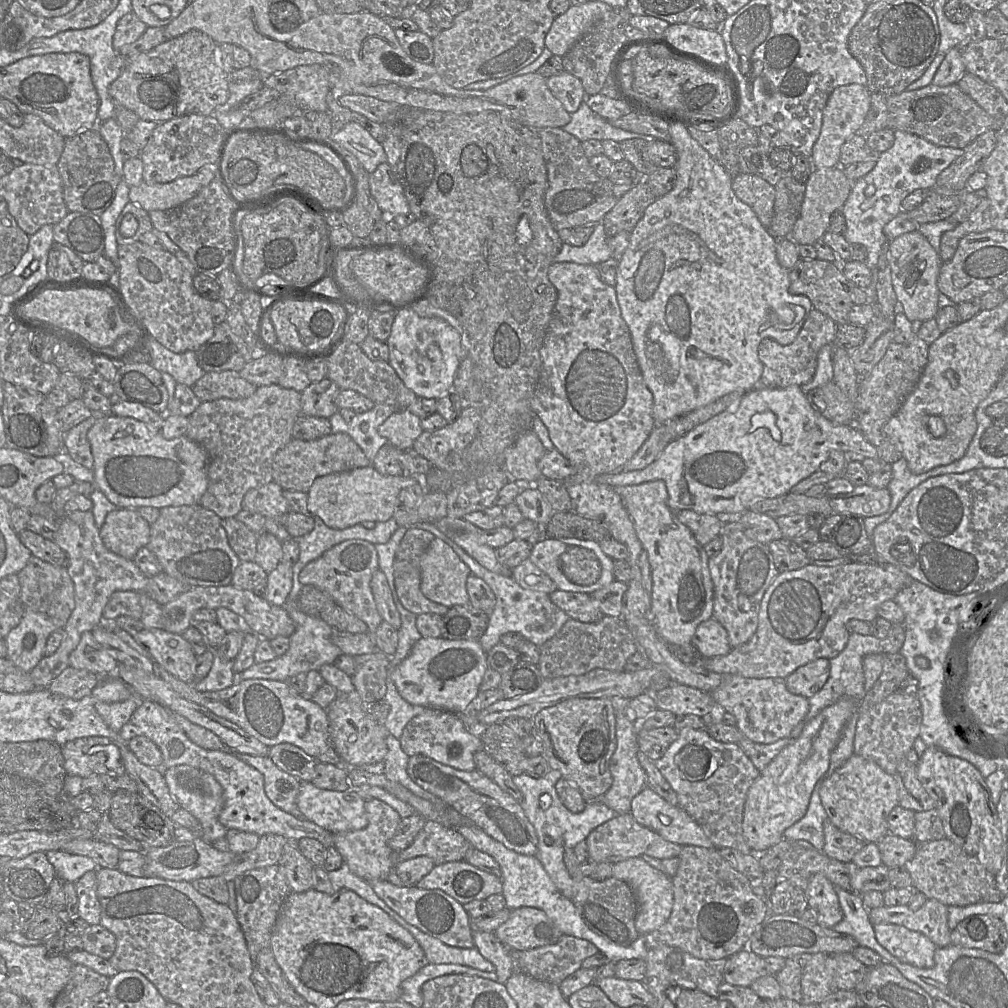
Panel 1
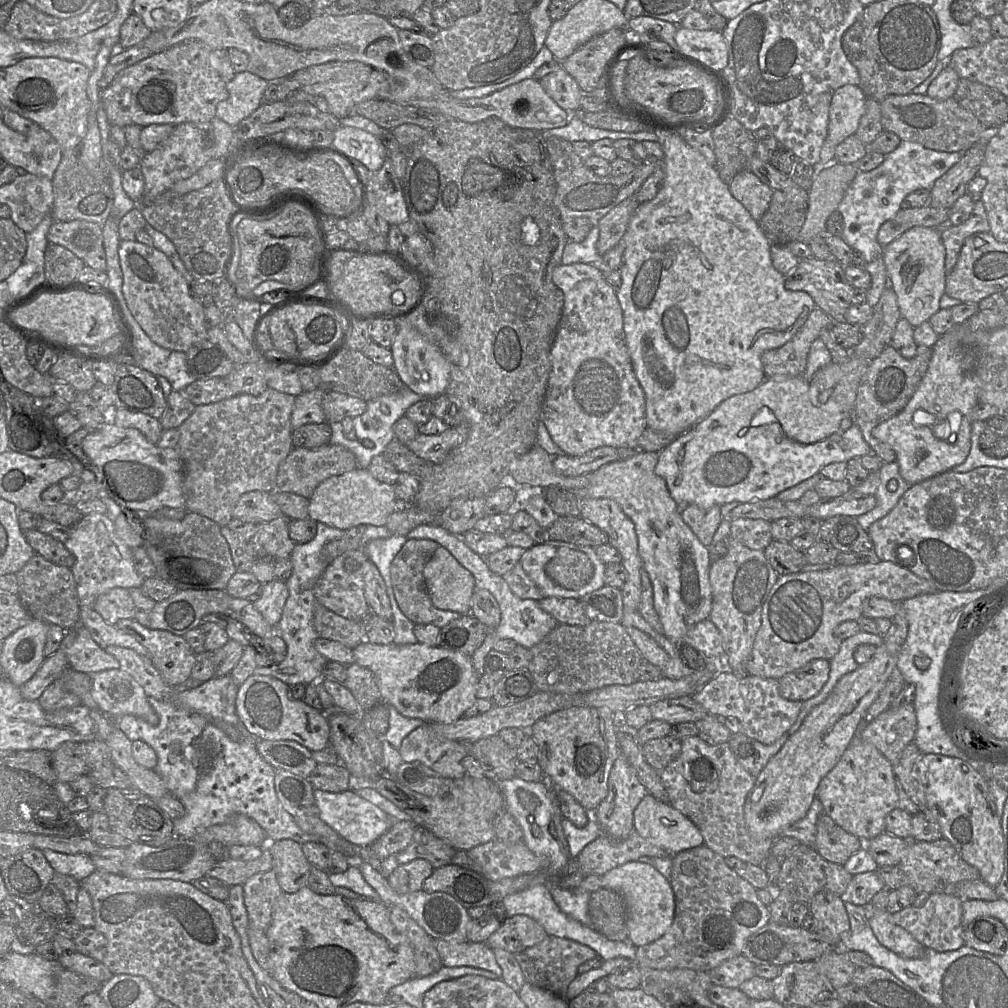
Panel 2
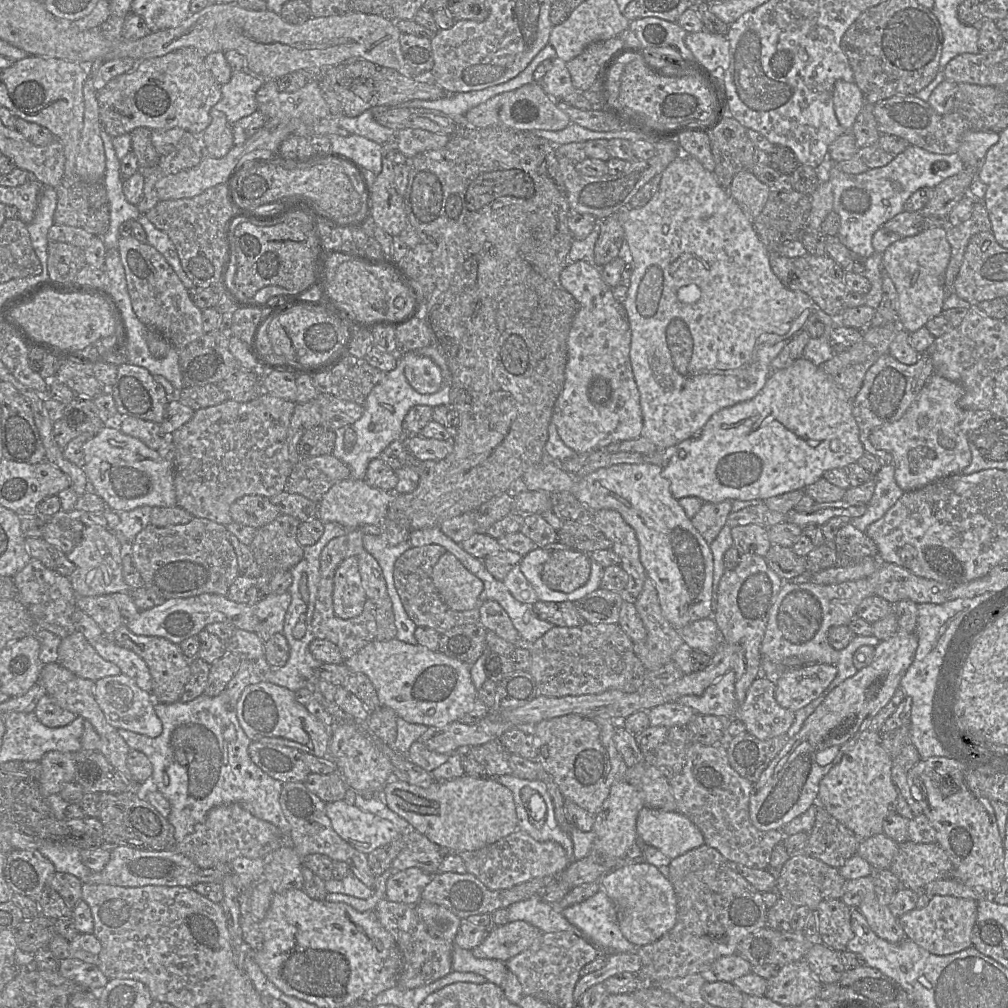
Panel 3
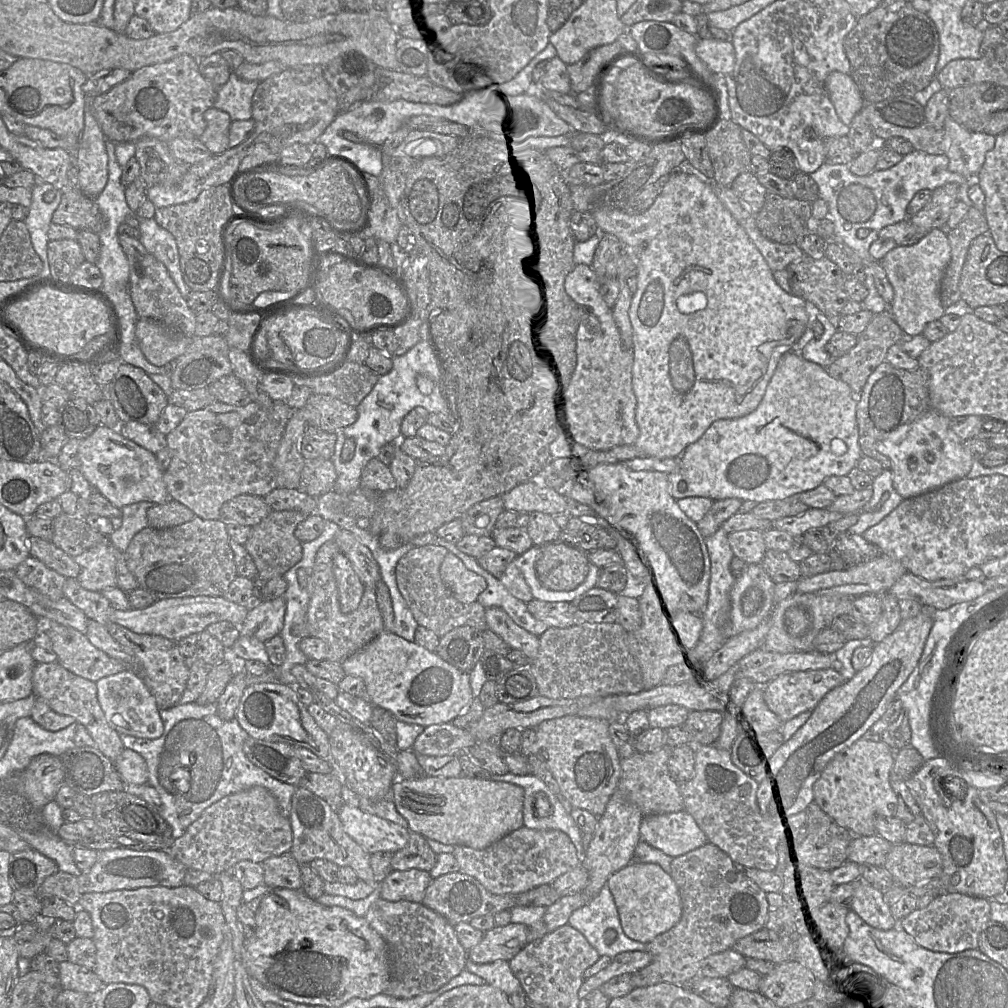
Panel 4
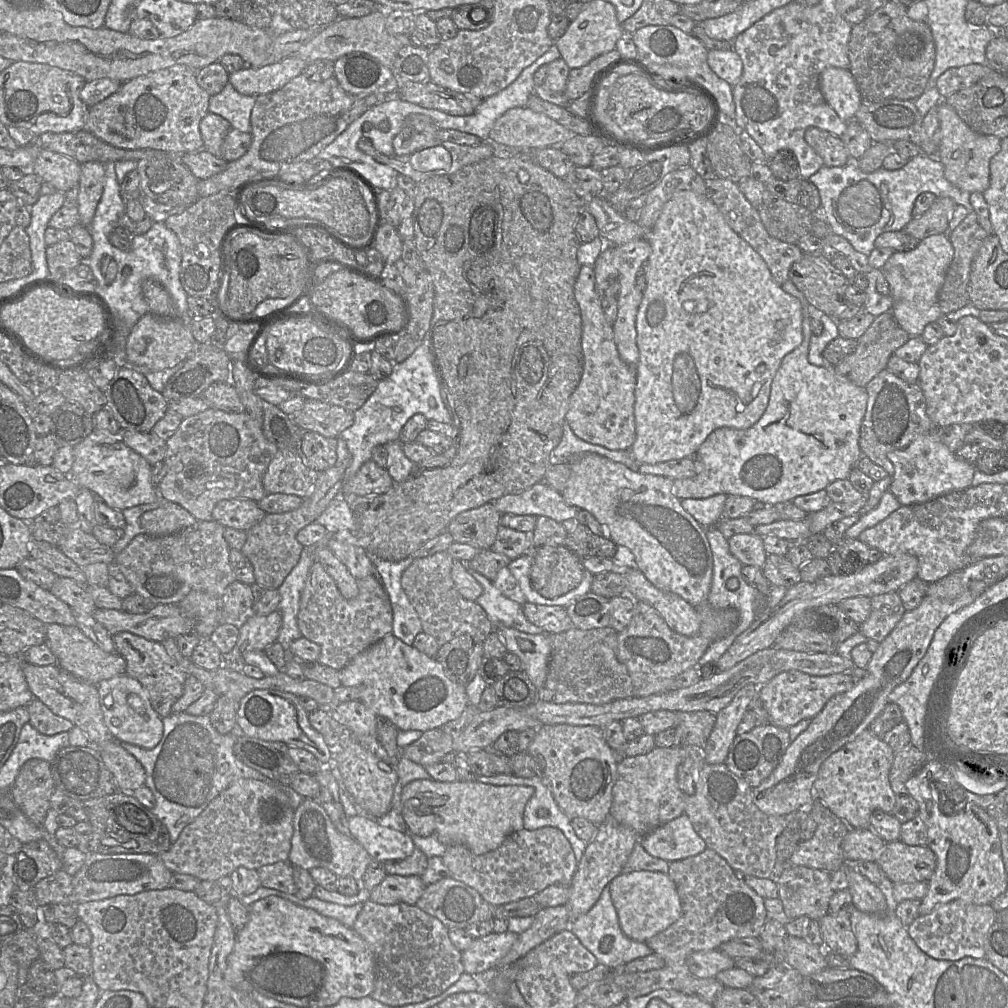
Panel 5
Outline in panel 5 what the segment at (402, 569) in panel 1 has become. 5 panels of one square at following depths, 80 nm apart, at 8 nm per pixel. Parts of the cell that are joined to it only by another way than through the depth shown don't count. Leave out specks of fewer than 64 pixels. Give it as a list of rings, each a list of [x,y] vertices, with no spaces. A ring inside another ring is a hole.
[[[447,551],[415,558],[401,577],[401,586],[416,610],[422,631],[436,639],[439,646],[462,634],[484,642],[494,630],[487,613],[476,601],[465,599],[456,589],[451,577],[454,558]]]

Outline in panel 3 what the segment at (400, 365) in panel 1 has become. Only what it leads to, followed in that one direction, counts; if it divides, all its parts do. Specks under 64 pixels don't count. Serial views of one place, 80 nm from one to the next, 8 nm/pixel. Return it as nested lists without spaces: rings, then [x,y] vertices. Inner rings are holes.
[[[406,352],[402,356],[404,374],[411,387],[420,394],[433,394],[442,386],[439,366],[427,356]]]

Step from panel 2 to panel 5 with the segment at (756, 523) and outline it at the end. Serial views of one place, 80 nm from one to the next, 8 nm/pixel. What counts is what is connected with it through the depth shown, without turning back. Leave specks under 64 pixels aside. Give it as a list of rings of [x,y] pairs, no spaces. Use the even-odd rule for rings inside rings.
[[[756,533],[737,534],[728,540],[731,554],[742,565],[755,566],[761,569],[766,561],[763,537]]]

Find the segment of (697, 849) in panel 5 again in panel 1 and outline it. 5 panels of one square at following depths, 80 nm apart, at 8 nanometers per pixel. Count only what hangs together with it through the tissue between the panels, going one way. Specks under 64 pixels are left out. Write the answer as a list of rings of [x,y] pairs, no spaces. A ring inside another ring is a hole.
[[[645,787],[631,801],[630,814],[642,826],[680,846],[714,848],[697,822],[679,806],[672,806]]]

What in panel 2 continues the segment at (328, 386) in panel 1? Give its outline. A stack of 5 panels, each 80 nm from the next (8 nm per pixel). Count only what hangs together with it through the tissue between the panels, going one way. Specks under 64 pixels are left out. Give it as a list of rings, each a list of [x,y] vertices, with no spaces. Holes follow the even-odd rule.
[[[319,387],[315,390],[303,391],[295,399],[291,415],[292,430],[309,423],[323,423],[326,421],[322,409],[322,400],[326,390]]]

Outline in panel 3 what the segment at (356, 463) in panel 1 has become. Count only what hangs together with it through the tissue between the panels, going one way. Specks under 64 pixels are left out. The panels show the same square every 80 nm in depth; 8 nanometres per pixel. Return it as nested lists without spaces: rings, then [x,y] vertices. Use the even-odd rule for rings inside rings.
[[[332,453],[300,457],[285,484],[285,490],[318,503],[337,482],[350,478],[349,467]]]

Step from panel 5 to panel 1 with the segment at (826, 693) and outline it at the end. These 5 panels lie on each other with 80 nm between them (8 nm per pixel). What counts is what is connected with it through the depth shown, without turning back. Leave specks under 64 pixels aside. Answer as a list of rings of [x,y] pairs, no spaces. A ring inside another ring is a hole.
[[[820,658],[796,669],[785,679],[785,684],[792,694],[810,699],[822,689],[829,674],[829,660]]]

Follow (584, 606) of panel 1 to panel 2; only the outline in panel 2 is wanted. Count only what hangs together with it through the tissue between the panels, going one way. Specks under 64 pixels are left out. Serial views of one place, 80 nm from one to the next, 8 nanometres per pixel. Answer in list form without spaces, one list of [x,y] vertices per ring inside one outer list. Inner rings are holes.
[[[543,597],[538,602],[540,607],[552,615],[559,624],[588,625],[592,622],[578,599]]]

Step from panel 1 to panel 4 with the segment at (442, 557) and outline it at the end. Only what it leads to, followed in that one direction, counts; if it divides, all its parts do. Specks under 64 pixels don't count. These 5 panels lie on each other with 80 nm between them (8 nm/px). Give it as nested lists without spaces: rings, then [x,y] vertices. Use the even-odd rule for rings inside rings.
[[[450,552],[440,566],[440,576],[454,597],[463,604],[476,602],[487,587],[483,577],[468,570],[463,562]]]

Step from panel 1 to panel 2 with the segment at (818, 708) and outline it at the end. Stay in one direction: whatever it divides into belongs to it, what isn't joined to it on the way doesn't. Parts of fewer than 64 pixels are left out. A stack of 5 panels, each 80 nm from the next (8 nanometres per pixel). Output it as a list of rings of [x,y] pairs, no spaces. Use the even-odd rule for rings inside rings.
[[[859,632],[844,641],[842,641],[838,653],[829,660],[830,672],[829,678],[820,692],[813,698],[802,702],[801,711],[790,729],[785,733],[789,737],[795,734],[801,727],[808,714],[818,705],[820,705],[831,693],[837,682],[846,674],[855,671],[858,664],[854,659],[854,651],[861,644],[871,644],[876,647],[883,643],[882,635],[875,635],[866,632]]]

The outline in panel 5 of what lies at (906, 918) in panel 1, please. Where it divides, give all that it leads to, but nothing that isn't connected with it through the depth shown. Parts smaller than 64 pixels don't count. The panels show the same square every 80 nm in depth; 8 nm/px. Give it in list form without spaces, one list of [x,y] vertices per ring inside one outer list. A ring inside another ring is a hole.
[[[956,899],[937,905],[929,914],[919,915],[907,930],[917,946],[934,959],[986,958],[985,936],[995,922],[996,911],[991,904],[979,905]]]

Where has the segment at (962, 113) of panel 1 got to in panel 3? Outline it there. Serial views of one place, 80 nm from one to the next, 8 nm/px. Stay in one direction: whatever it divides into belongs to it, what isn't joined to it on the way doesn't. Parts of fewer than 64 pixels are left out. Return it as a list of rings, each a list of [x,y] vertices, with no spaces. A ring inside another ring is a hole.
[[[894,96],[874,104],[874,116],[880,134],[899,136],[910,145],[935,154],[956,153],[963,135],[971,130],[968,123],[957,112],[938,114],[927,101],[916,96]]]

